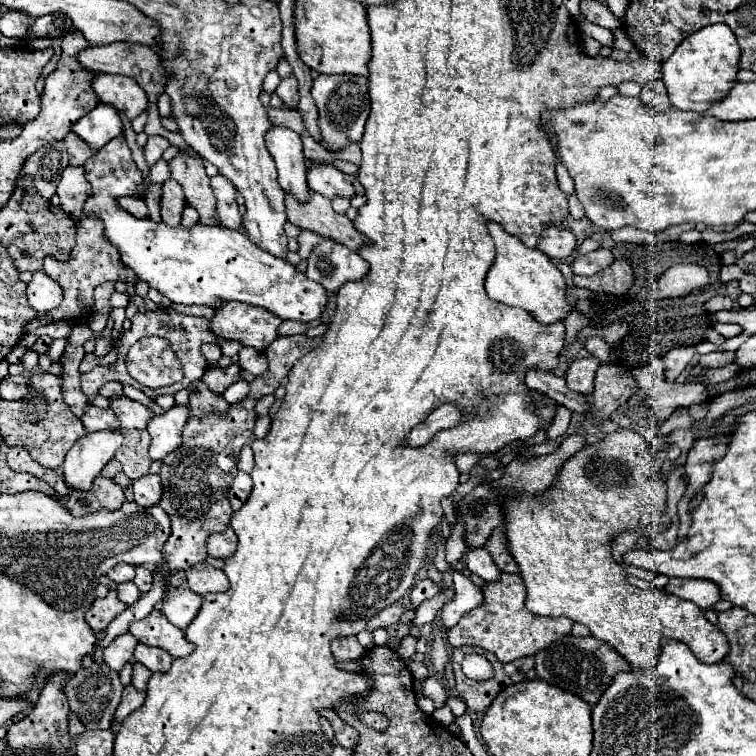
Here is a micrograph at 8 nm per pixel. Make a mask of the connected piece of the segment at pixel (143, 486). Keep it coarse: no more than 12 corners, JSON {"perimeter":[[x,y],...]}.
{"perimeter":[[144,475],[132,483],[134,501],[156,505],[162,495],[158,475]]}

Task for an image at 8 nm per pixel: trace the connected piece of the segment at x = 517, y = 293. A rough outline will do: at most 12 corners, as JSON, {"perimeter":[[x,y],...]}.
{"perimeter":[[498,223],[486,275],[494,301],[556,323],[570,313],[566,283],[540,249]]}

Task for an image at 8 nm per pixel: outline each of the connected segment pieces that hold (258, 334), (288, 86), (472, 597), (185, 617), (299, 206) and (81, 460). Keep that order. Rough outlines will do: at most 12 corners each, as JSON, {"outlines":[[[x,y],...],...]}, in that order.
{"outlines":[[[224,303],[208,319],[212,333],[260,351],[282,319],[264,307]],[[294,75],[280,81],[276,95],[288,105],[298,105],[298,83]],[[454,573],[454,599],[440,609],[450,629],[482,603],[482,591],[466,575]],[[188,587],[166,591],[164,615],[180,629],[190,625],[202,597]],[[310,191],[306,203],[288,193],[290,223],[358,251],[366,243],[330,199]],[[116,431],[80,437],[64,459],[64,481],[88,491],[124,443]]]}

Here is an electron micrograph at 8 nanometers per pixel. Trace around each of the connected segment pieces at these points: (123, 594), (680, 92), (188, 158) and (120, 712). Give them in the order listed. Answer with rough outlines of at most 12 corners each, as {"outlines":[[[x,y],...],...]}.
{"outlines":[[[134,581],[120,583],[116,593],[122,603],[132,603],[140,597]],[[728,25],[694,31],[662,63],[670,103],[702,113],[736,83]],[[180,151],[168,161],[170,175],[198,211],[214,221],[216,197],[204,161]],[[124,687],[116,723],[122,723],[144,703],[146,693]]]}

